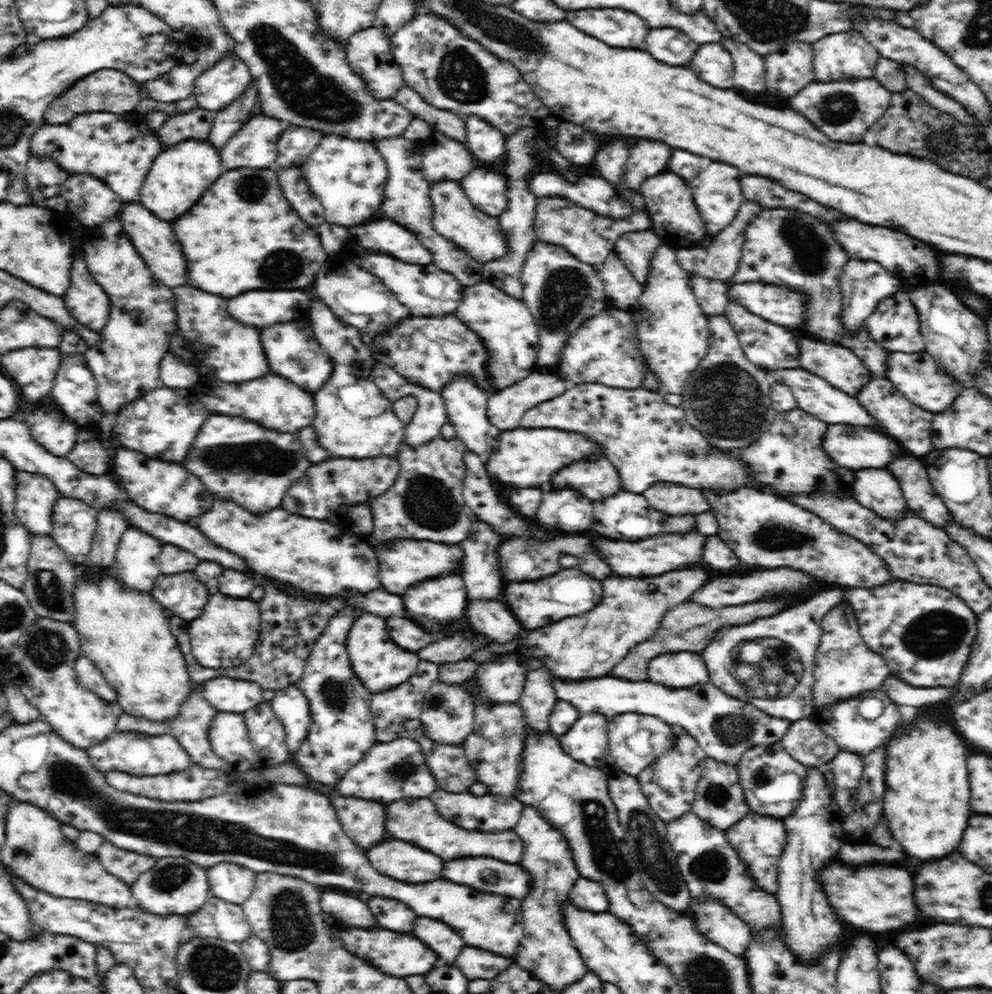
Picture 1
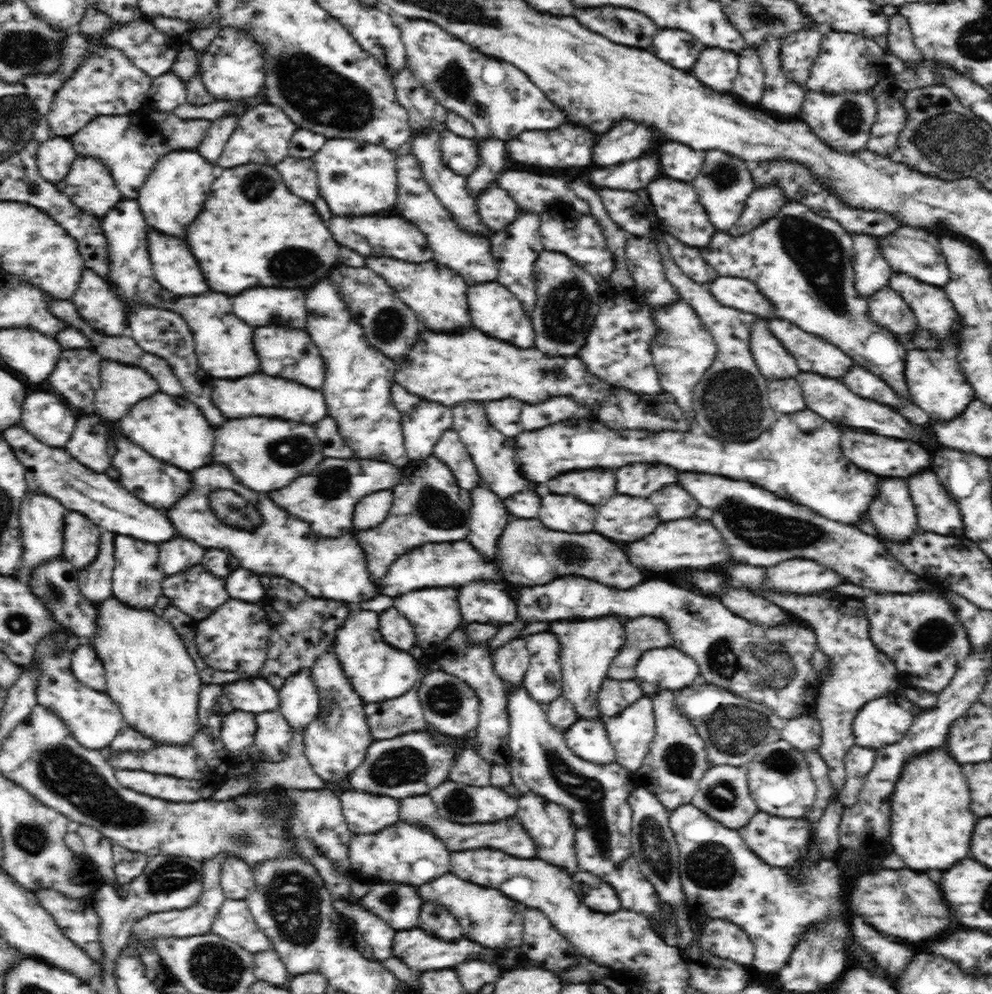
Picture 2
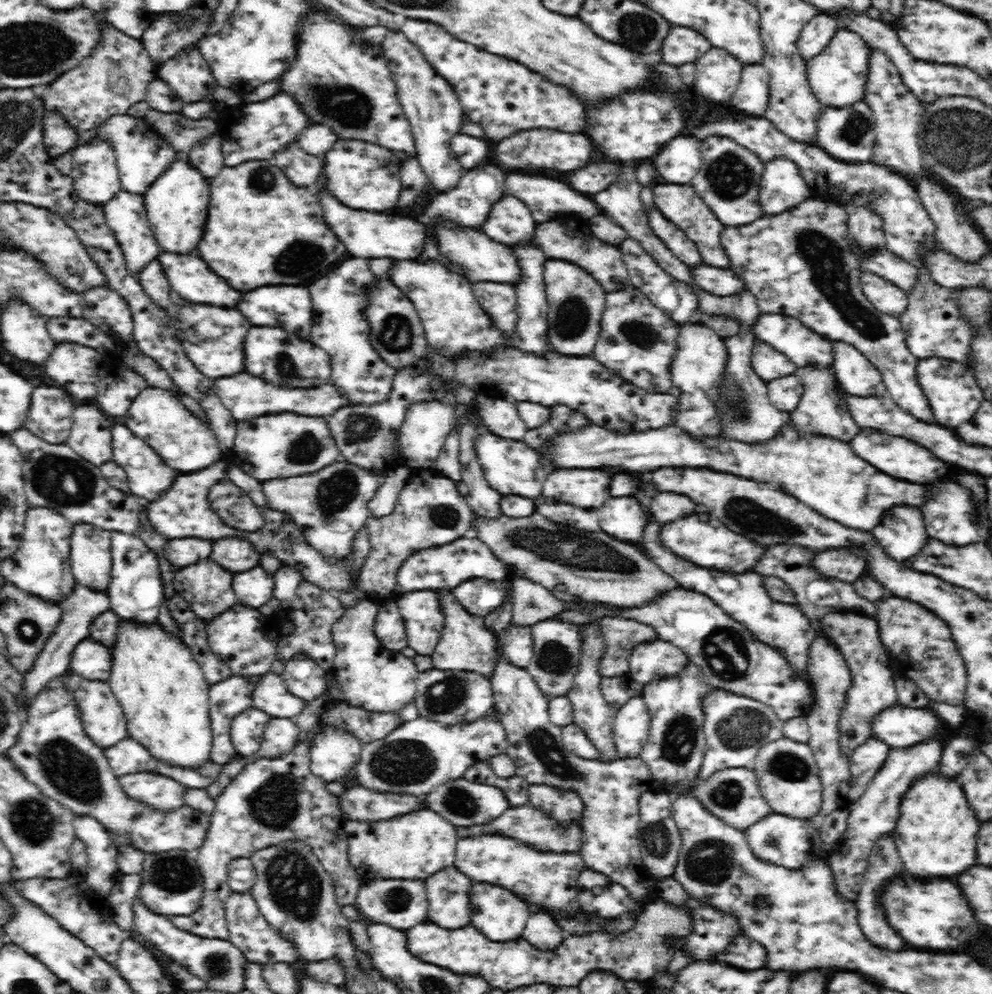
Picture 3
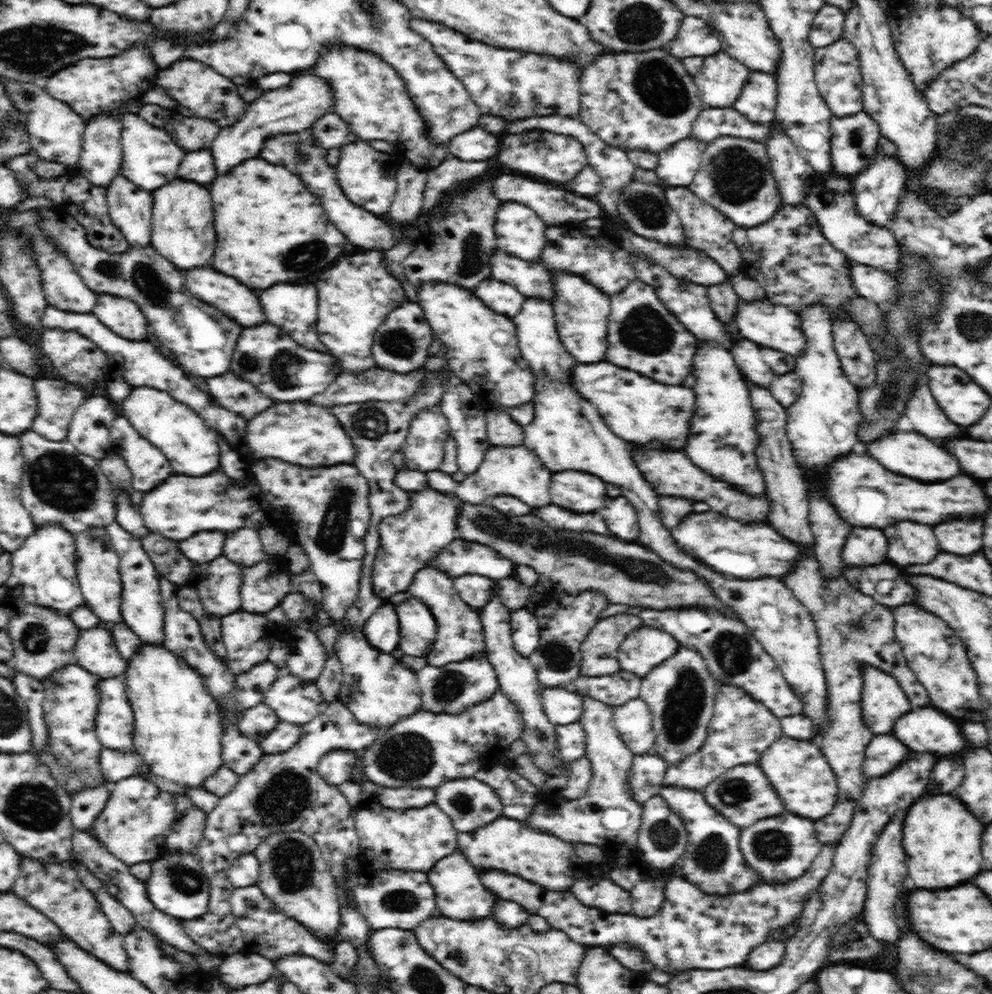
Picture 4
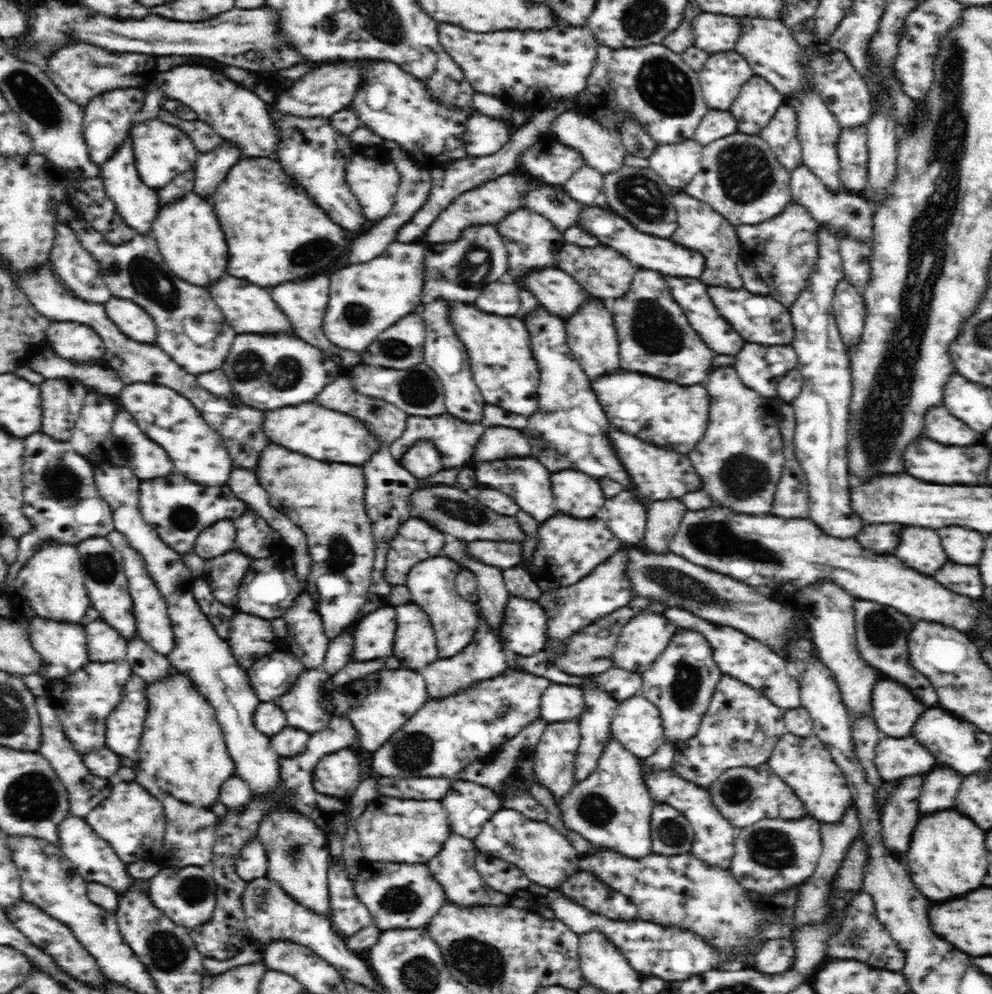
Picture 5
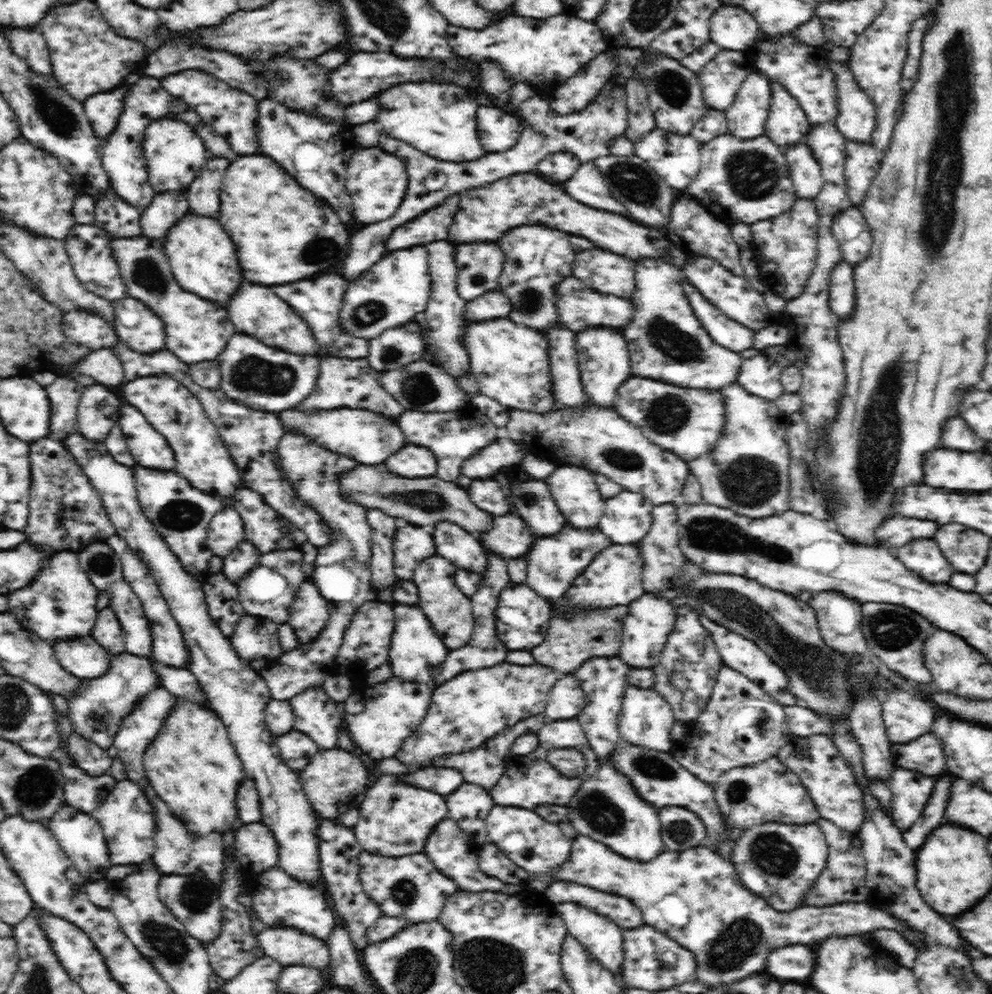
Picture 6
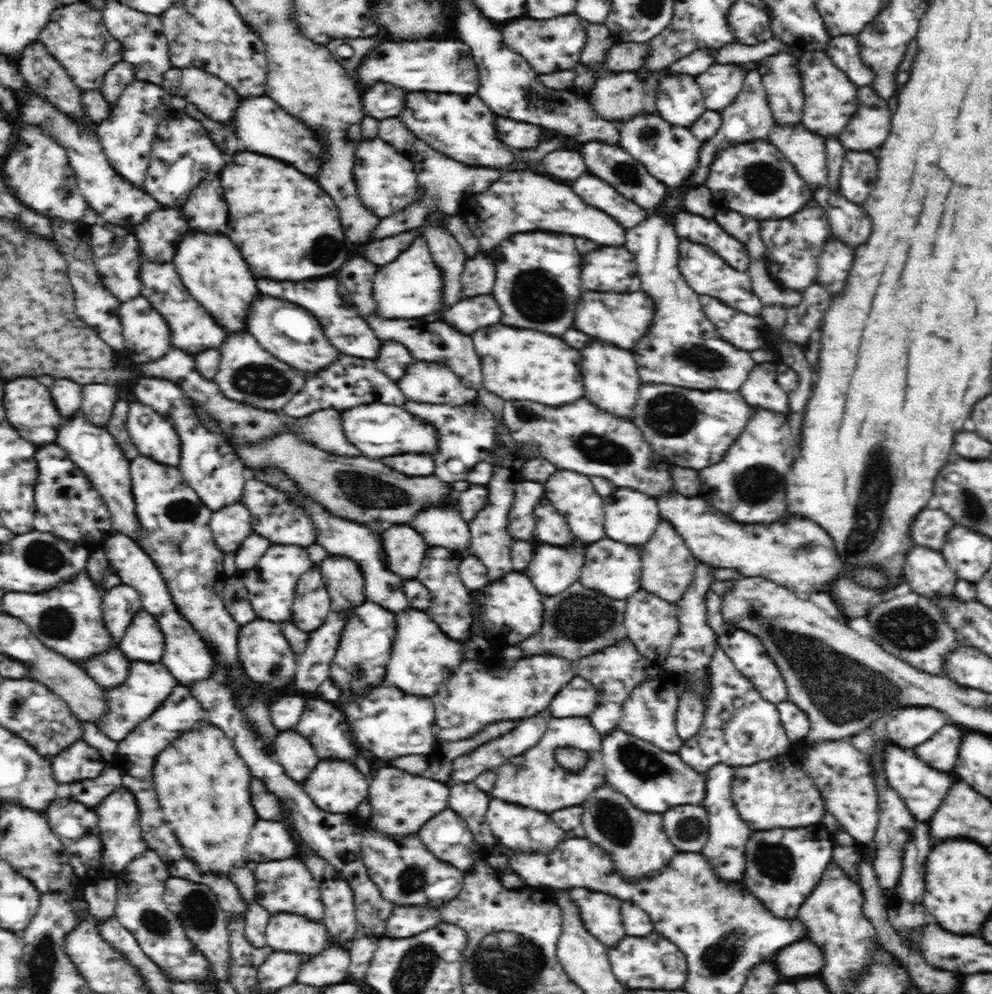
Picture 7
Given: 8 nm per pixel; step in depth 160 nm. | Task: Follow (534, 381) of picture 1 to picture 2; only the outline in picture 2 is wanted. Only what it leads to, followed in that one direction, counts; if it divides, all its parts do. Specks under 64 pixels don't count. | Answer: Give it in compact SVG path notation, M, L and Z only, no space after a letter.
M516 398L485 401L486 414L490 424L506 436L518 436L522 432L520 414L524 402Z

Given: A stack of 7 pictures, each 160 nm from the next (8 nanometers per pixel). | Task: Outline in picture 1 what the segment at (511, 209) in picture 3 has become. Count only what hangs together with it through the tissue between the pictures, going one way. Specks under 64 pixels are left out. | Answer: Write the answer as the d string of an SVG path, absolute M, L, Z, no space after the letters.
M478 168L470 170L459 182L465 196L483 213L499 217L509 204L508 182L500 174Z

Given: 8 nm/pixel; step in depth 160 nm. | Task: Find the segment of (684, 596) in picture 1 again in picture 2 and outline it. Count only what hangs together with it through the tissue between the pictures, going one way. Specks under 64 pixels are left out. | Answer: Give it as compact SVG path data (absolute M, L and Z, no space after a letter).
M609 615L596 619L572 619L549 624L548 631L553 632L561 644L561 696L570 700L579 718L603 718L598 711L596 695L608 677L611 662L624 646L624 624L630 621L627 617Z

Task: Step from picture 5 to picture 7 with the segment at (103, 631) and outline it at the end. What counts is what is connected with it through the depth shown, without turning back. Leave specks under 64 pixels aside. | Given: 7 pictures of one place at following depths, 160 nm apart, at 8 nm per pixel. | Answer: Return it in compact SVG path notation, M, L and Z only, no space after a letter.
M120 583L114 588L102 592L102 613L105 628L114 644L119 644L129 629L133 618L142 610L142 602L134 587Z

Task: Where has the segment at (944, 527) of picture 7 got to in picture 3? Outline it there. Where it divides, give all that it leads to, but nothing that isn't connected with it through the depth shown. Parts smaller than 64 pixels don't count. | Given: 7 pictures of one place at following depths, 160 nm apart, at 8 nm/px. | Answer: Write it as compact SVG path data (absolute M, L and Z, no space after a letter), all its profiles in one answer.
M862 547L826 549L816 554L812 560L812 567L818 574L826 575L826 579L853 583L856 578L860 579L860 574L864 574L866 568L862 550Z

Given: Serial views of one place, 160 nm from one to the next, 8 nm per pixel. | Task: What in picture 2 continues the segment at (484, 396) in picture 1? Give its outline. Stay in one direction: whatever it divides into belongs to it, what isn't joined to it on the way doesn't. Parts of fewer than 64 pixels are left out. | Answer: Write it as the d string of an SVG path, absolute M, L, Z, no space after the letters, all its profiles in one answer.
M469 400L461 402L459 405L450 407L453 412L453 425L452 430L458 433L467 451L470 453L471 460L478 466L478 472L480 472L480 478L482 484L488 489L492 490L498 498L506 498L506 496L512 496L516 492L522 492L522 490L530 490L534 488L532 482L528 482L518 464L516 464L516 454L512 452L514 450L514 439L506 438L504 434L500 434L498 430L494 430L488 422L486 412L486 406L484 401Z

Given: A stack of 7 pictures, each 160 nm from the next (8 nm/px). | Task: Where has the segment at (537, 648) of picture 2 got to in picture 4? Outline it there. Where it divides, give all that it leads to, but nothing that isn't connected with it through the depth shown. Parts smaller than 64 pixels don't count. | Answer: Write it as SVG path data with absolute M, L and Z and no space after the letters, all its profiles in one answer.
M556 591L552 594L546 594L542 604L539 604L538 610L534 613L537 616L538 623L541 625L539 648L528 656L530 664L536 670L538 681L544 689L555 687L570 689L571 683L582 676L582 644L599 622L598 615L600 612L608 605L609 600L600 592L594 594L592 591L582 591L578 595L568 595Z

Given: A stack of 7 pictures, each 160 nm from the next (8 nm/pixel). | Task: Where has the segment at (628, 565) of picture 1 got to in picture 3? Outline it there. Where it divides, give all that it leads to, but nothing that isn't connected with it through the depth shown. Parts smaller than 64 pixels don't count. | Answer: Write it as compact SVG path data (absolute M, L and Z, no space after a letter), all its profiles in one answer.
M694 514L662 526L662 542L666 542L666 546L670 546L674 554L678 554L680 558L692 558L692 562L700 566L724 572L748 572L764 556L765 548L760 543L746 540L744 536L734 534L710 514Z

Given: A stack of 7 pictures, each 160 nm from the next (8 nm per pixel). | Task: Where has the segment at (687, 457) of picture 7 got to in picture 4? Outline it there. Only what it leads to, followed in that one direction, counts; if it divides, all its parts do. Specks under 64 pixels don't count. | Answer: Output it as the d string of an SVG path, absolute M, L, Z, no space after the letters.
M606 360L593 364L577 362L572 375L572 389L597 407L606 425L620 438L640 444L660 440L672 448L686 446L690 418L696 412L697 395L694 389L666 385Z

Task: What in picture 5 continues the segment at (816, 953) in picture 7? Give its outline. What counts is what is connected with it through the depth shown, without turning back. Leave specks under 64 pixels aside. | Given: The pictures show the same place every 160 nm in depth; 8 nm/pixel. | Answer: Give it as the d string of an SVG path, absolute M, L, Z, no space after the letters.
M790 938L768 939L756 952L751 966L766 972L766 974L778 974L788 970L793 964L794 945Z

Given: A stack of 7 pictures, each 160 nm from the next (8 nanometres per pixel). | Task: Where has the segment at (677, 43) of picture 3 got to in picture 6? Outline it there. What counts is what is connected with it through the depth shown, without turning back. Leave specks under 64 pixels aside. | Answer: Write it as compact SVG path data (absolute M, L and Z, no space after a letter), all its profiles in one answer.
M724 5L709 20L710 38L720 49L746 51L757 43L761 28L743 7Z

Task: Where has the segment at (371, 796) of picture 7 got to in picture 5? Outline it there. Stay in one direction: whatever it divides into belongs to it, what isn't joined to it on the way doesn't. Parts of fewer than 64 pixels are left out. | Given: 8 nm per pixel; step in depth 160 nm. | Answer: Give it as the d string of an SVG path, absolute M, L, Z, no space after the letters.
M376 797L355 818L355 830L363 850L365 864L384 863L425 863L442 850L443 842L451 833L446 809L434 799L392 799Z

